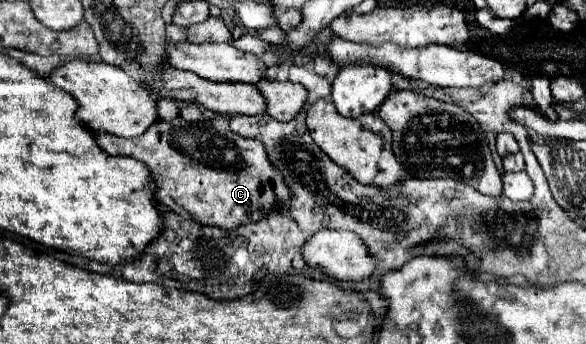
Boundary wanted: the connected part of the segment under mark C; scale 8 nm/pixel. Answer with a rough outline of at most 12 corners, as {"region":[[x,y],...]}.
{"region":[[225,118],[99,134],[143,162],[157,204],[237,228],[289,198]]}

